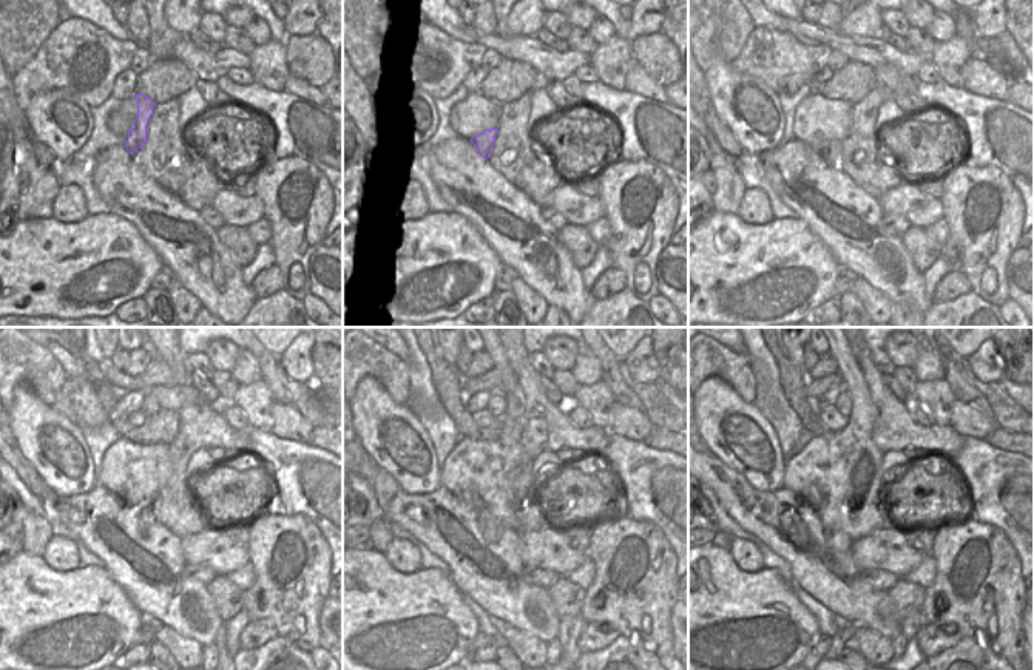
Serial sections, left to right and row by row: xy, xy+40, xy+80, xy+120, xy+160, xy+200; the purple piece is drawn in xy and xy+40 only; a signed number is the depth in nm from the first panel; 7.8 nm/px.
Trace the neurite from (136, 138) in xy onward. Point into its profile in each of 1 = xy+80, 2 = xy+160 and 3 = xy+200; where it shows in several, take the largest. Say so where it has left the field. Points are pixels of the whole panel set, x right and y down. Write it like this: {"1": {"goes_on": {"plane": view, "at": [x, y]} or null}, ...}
{"1": {"goes_on": {"plane": "xy+80", "at": [832, 152]}}, "2": {"goes_on": {"plane": "xy+160", "at": [491, 528]}}, "3": {"goes_on": {"plane": "xy+200", "at": [835, 539]}}}

